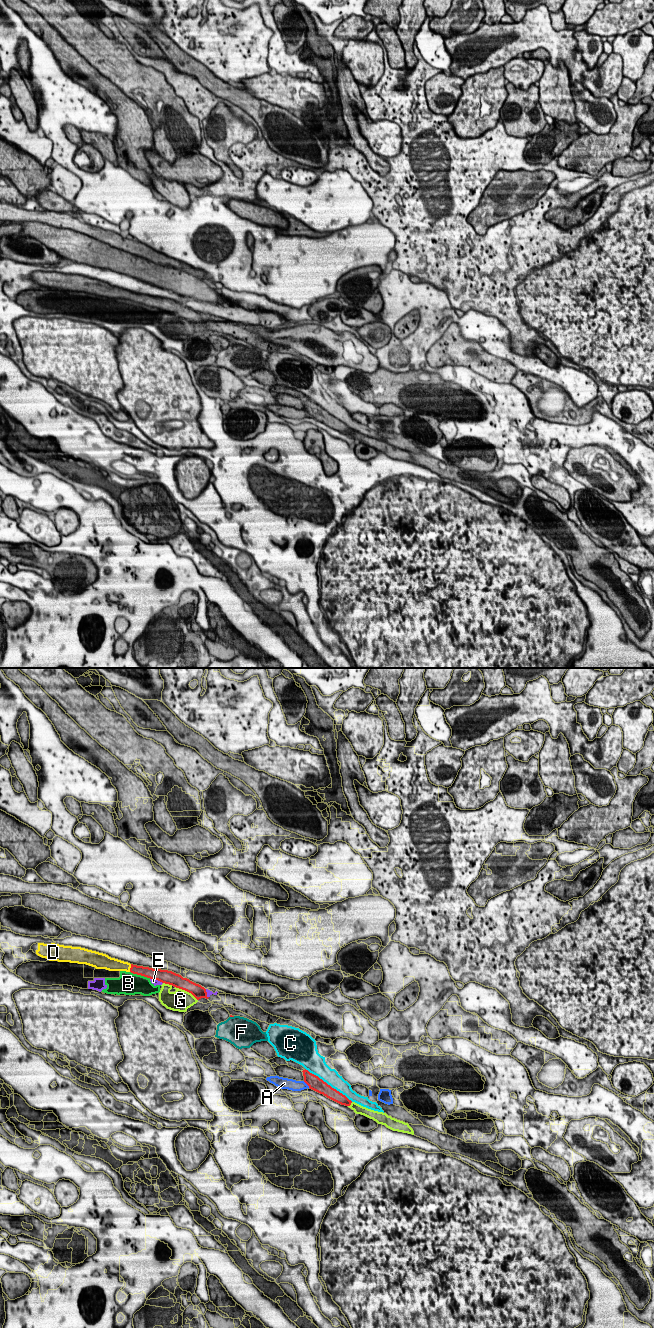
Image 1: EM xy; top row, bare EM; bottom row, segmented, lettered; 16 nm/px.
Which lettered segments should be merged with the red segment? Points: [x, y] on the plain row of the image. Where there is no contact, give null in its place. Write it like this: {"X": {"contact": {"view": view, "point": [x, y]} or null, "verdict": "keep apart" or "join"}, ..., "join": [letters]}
{"A": {"contact": {"view": "xy", "point": [306, 411]}, "verdict": "keep apart"}, "B": {"contact": {"view": "xy", "point": [140, 302]}, "verdict": "keep apart"}, "C": {"contact": {"view": "xy", "point": [329, 413]}, "verdict": "keep apart"}, "D": {"contact": {"view": "xy", "point": [130, 296]}, "verdict": "join"}, "E": {"contact": {"view": "xy", "point": [156, 307]}, "verdict": "keep apart"}, "F": {"contact": {"view": "xy", "point": [232, 344]}, "verdict": "keep apart"}, "G": {"contact": {"view": "xy", "point": [186, 318]}, "verdict": "keep apart"}, "join": ["D"]}

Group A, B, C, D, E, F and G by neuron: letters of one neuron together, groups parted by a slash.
A / B E / C / D / F / G

